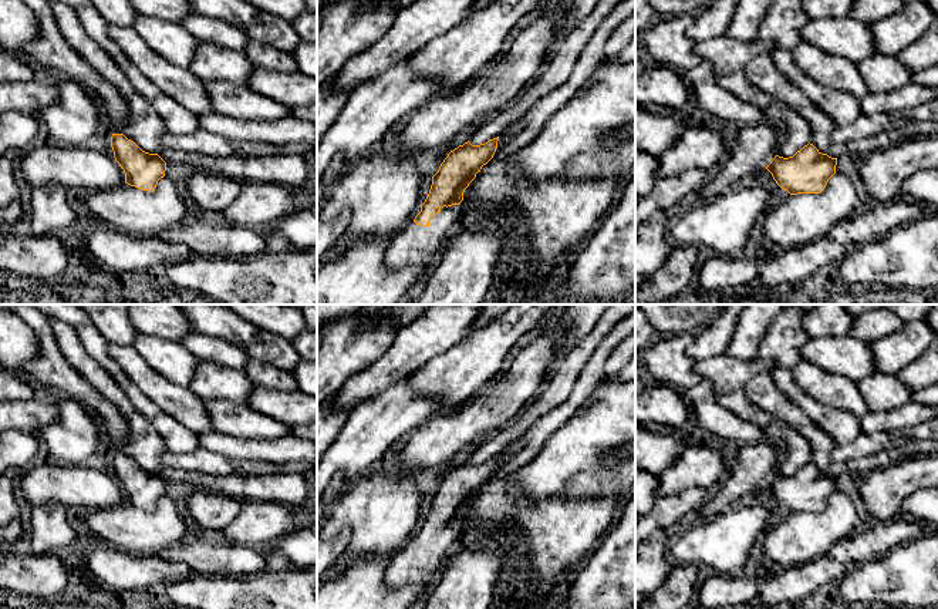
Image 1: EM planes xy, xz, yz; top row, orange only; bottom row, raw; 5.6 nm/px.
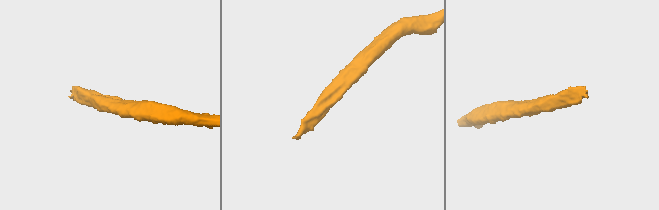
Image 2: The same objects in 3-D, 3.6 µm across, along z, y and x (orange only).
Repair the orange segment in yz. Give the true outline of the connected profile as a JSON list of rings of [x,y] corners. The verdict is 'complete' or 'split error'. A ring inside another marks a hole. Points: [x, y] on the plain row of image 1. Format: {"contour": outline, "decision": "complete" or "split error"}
{"contour": [[[809,461],[793,475],[776,474],[766,488],[782,508],[797,514],[820,512],[836,492],[836,484],[837,477],[821,472]]], "decision": "complete"}

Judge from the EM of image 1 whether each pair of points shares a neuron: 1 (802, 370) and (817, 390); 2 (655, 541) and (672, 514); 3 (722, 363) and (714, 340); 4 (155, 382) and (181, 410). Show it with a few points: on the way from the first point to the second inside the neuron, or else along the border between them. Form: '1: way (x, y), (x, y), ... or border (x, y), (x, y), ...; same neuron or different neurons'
1: way (806, 374), (817, 386); same neuron
2: border (670, 530), (655, 530), (650, 535); different neurons
3: border (724, 352), (697, 362); different neurons
4: way (161, 389), (175, 403); same neuron

